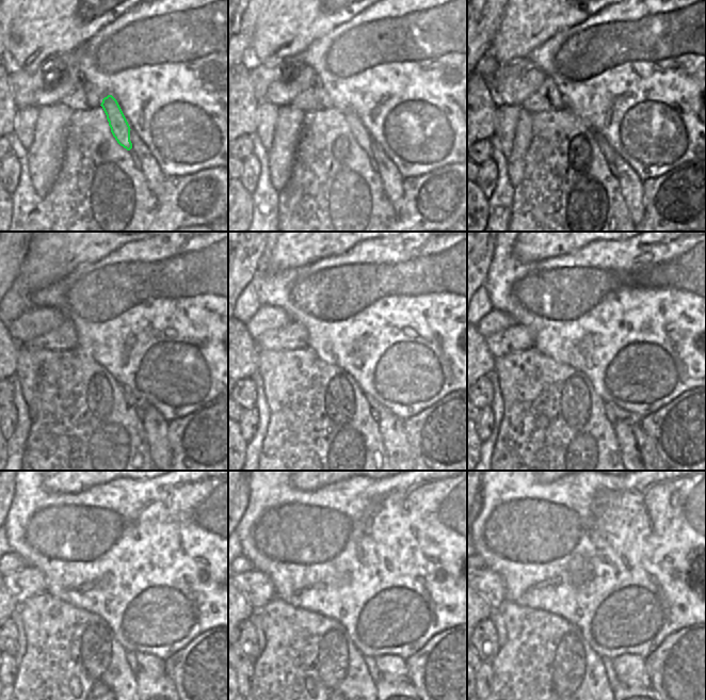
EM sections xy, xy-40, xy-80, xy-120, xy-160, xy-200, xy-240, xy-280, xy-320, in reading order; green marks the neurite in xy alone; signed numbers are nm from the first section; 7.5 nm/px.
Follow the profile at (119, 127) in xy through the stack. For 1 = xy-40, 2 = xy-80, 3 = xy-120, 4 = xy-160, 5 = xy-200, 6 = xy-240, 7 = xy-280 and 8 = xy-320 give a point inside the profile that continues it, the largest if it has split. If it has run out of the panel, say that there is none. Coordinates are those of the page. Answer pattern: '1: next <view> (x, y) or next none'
1: next xy-40 (359, 132)
2: next xy-80 (605, 147)
3: next xy-120 (132, 400)
4: next xy-160 (381, 410)
5: next xy-200 (621, 414)
6: next xy-240 (154, 666)
7: next xy-280 (392, 668)
8: next xy-320 (630, 669)

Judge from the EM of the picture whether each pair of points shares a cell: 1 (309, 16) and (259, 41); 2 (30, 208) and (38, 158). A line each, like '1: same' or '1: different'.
1: same
2: different

